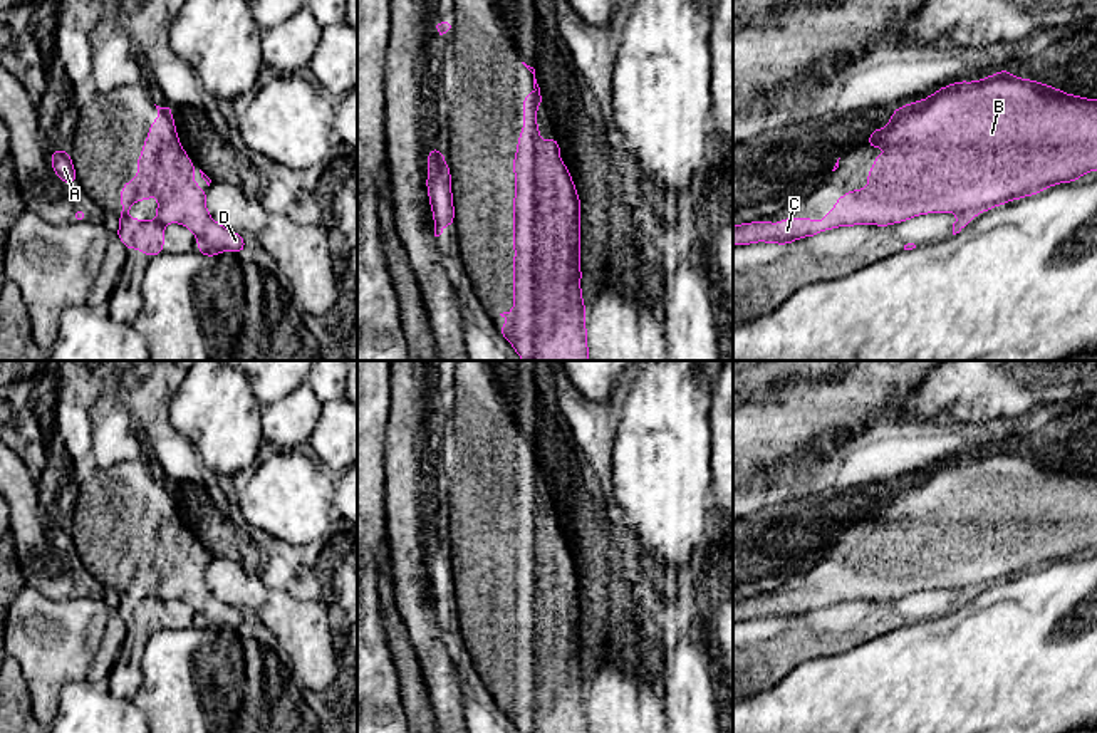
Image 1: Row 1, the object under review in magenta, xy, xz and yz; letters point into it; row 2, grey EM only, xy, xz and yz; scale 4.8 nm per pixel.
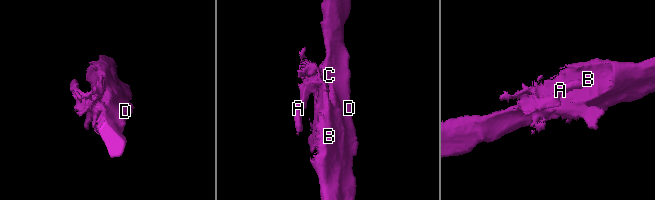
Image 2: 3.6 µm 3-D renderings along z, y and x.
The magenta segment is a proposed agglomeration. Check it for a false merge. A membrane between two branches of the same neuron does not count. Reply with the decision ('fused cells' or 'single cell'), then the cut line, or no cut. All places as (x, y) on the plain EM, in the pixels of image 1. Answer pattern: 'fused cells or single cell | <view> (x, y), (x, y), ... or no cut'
single cell | no cut

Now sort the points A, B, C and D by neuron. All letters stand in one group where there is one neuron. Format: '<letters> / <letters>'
A B C D

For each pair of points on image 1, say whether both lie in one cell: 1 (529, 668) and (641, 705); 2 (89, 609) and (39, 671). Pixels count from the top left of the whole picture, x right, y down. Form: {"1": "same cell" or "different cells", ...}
{"1": "different cells", "2": "same cell"}

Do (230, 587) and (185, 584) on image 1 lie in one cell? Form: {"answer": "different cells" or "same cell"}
{"answer": "different cells"}

